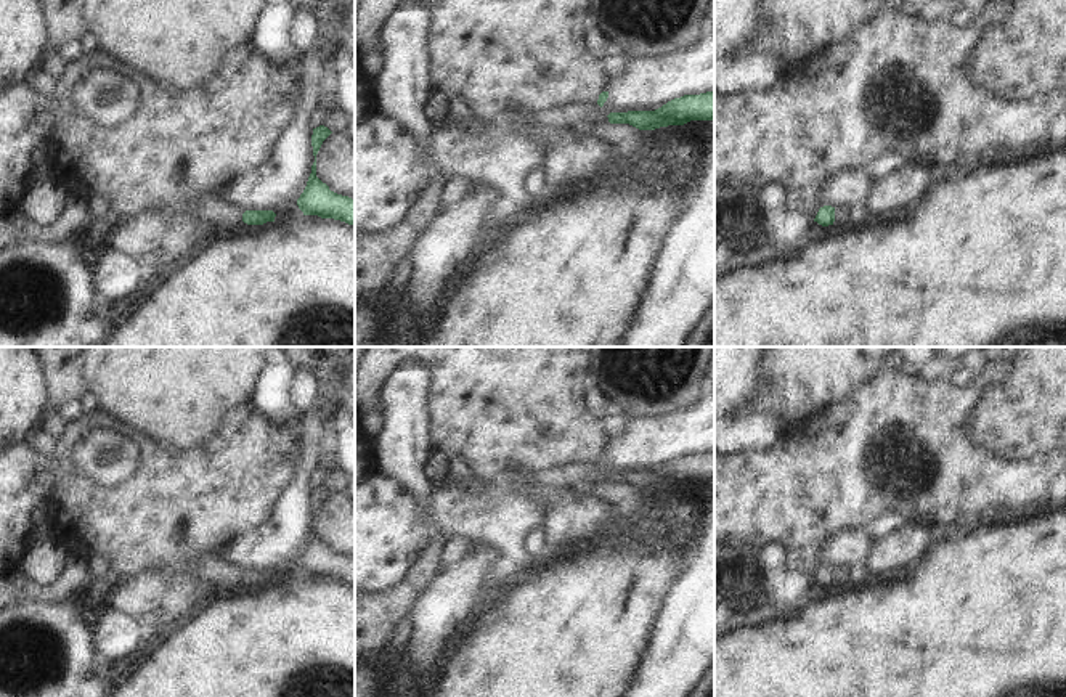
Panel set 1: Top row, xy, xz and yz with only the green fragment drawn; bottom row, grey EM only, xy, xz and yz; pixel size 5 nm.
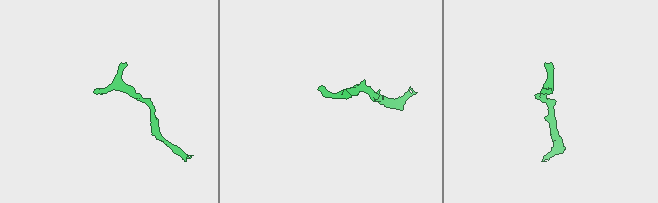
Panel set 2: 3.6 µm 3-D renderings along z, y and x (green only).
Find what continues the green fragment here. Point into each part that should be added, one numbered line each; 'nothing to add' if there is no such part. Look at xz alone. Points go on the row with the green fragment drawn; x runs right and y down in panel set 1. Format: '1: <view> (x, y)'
1: xz (572, 114)

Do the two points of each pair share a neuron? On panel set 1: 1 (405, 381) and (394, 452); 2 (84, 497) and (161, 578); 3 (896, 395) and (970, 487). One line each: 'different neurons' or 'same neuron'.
1: same neuron
2: different neurons
3: same neuron

